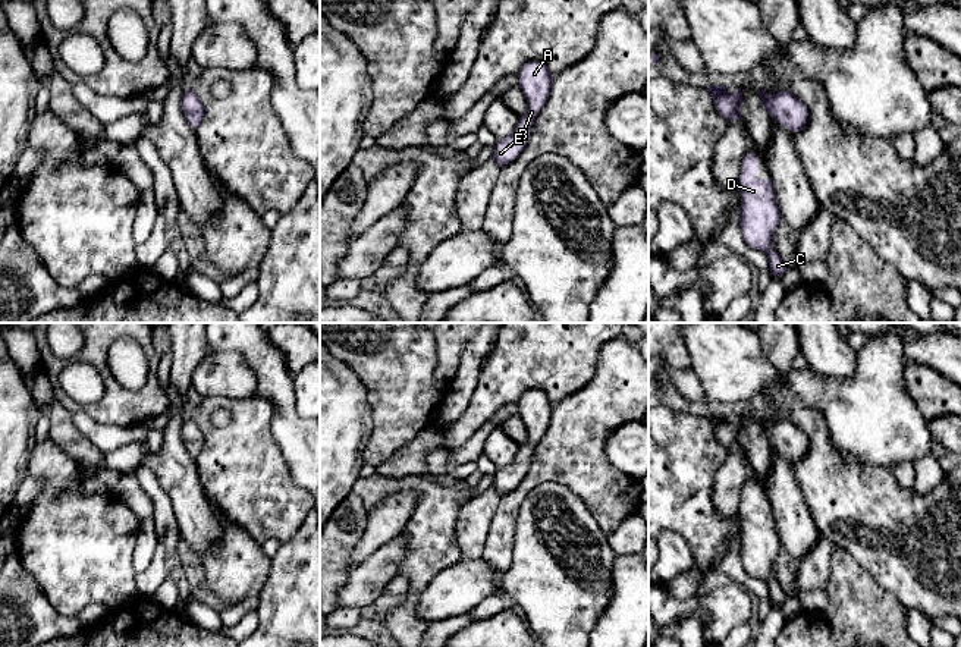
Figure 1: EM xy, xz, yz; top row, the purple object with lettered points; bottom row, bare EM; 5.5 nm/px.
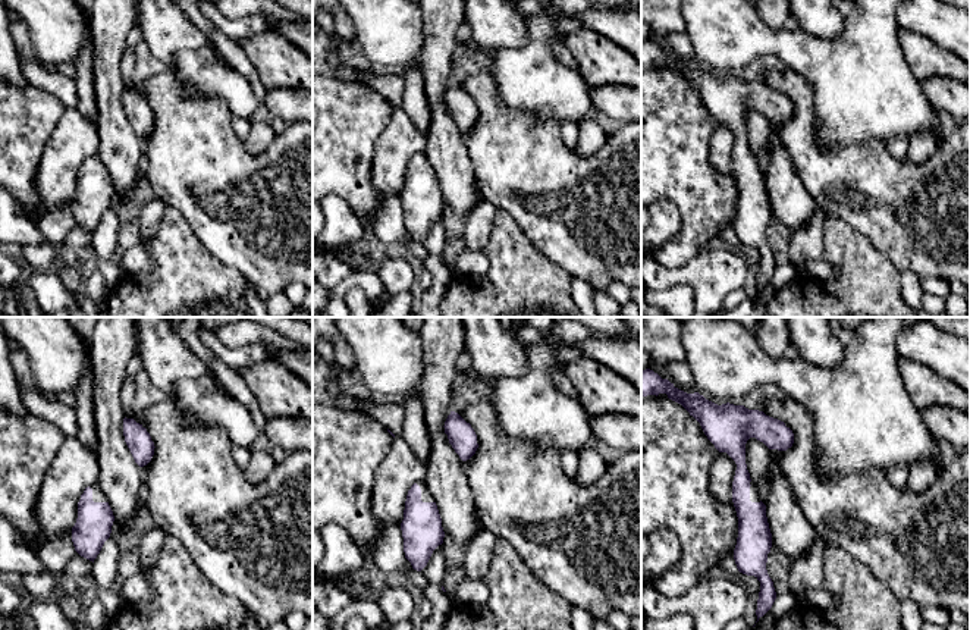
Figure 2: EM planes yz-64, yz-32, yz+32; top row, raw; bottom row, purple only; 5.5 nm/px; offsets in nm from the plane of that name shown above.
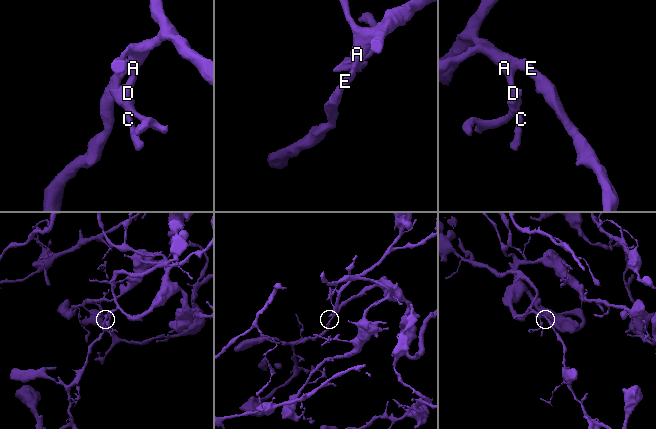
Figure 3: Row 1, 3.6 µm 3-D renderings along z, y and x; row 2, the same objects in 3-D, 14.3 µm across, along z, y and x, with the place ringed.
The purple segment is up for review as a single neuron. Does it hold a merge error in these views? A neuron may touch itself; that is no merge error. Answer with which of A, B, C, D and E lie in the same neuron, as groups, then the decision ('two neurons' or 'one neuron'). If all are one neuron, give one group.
groups A B C D E; one neuron

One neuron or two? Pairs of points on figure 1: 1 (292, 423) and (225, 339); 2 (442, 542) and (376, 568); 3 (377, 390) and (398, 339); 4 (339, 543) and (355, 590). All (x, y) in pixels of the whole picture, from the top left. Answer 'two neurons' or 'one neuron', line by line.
1: one neuron
2: two neurons
3: one neuron
4: two neurons

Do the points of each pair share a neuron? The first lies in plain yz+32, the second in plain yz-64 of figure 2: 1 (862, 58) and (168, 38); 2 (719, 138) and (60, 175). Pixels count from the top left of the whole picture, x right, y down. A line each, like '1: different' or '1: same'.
1: different
2: same

